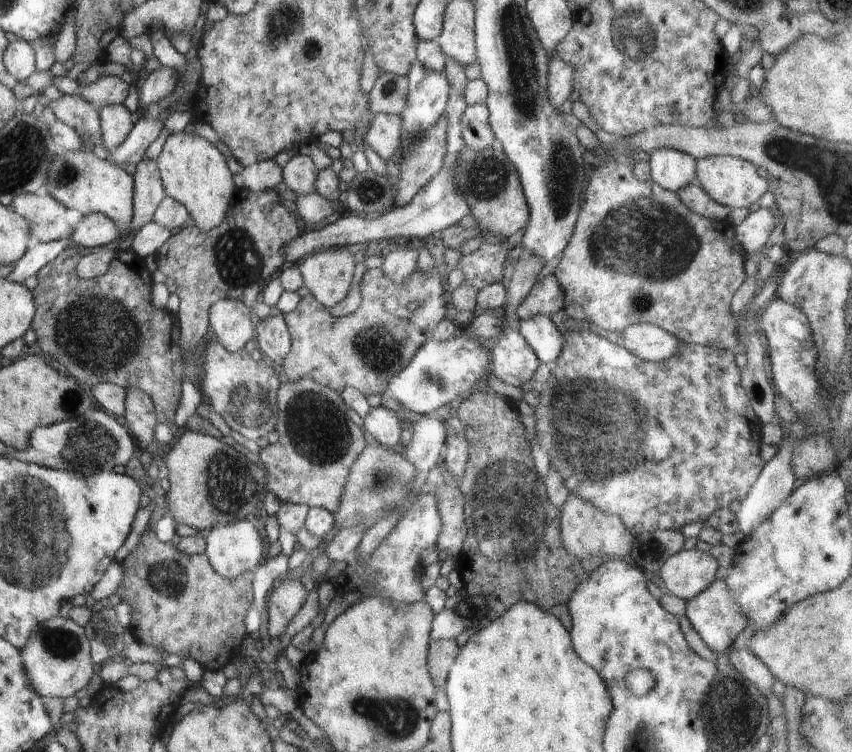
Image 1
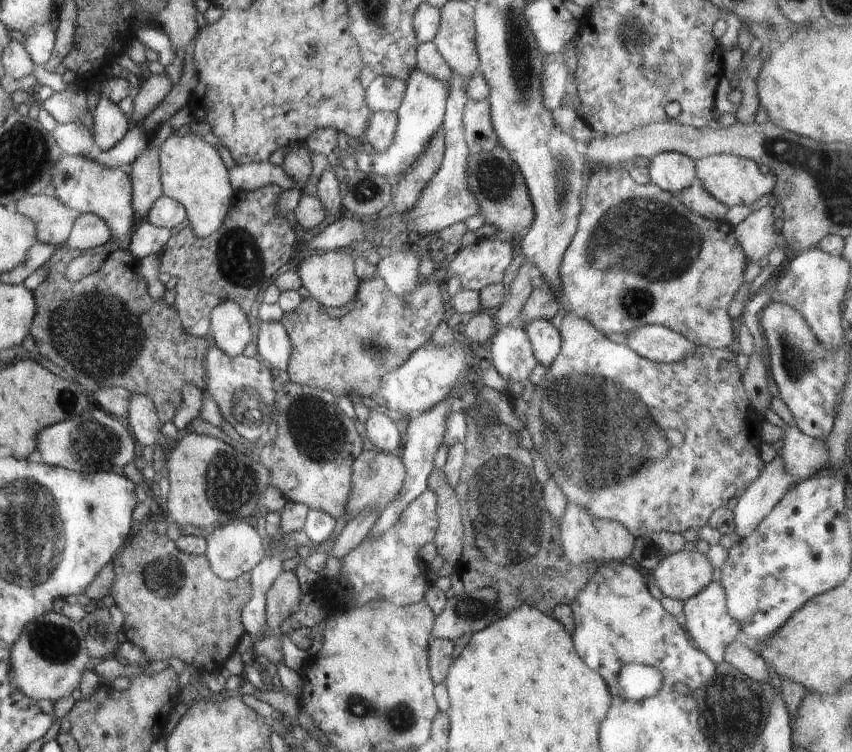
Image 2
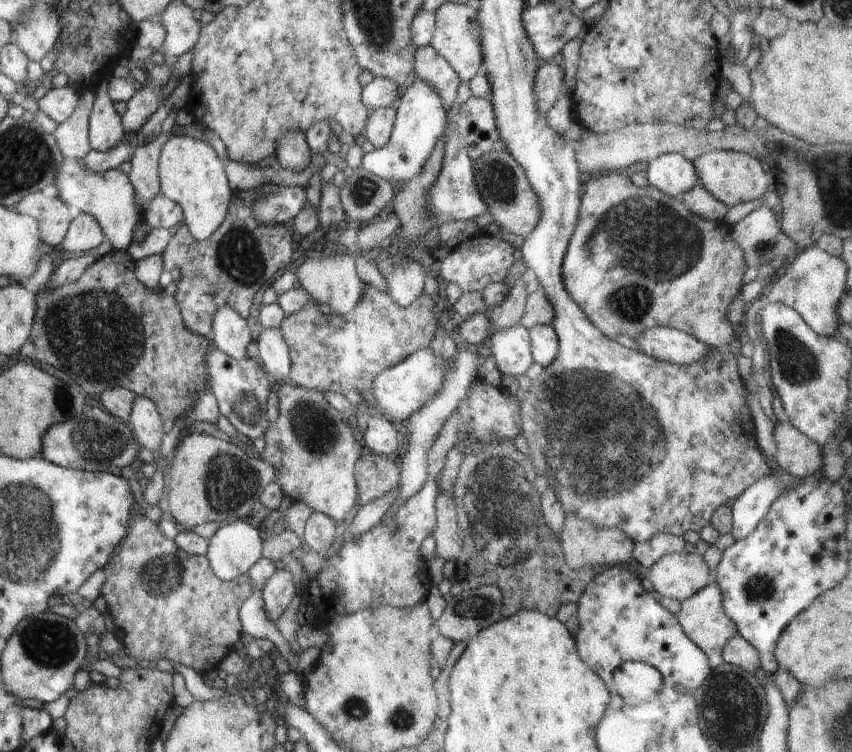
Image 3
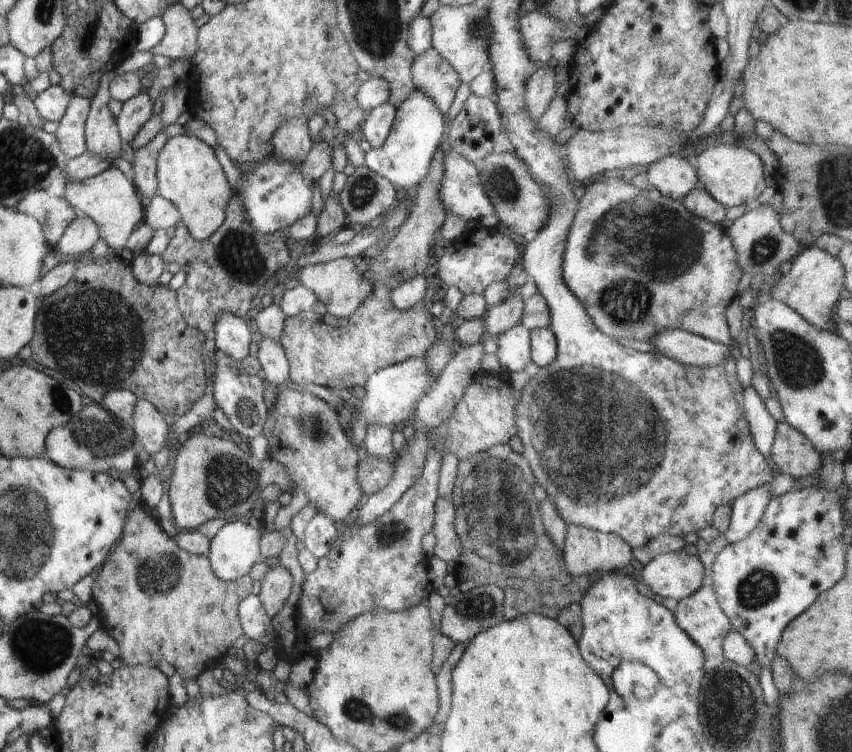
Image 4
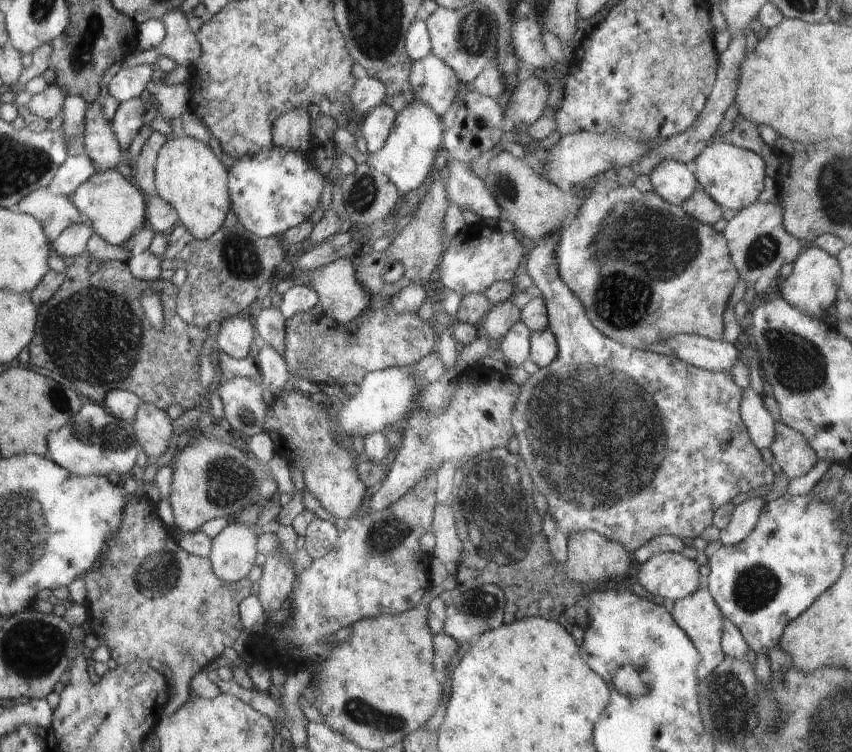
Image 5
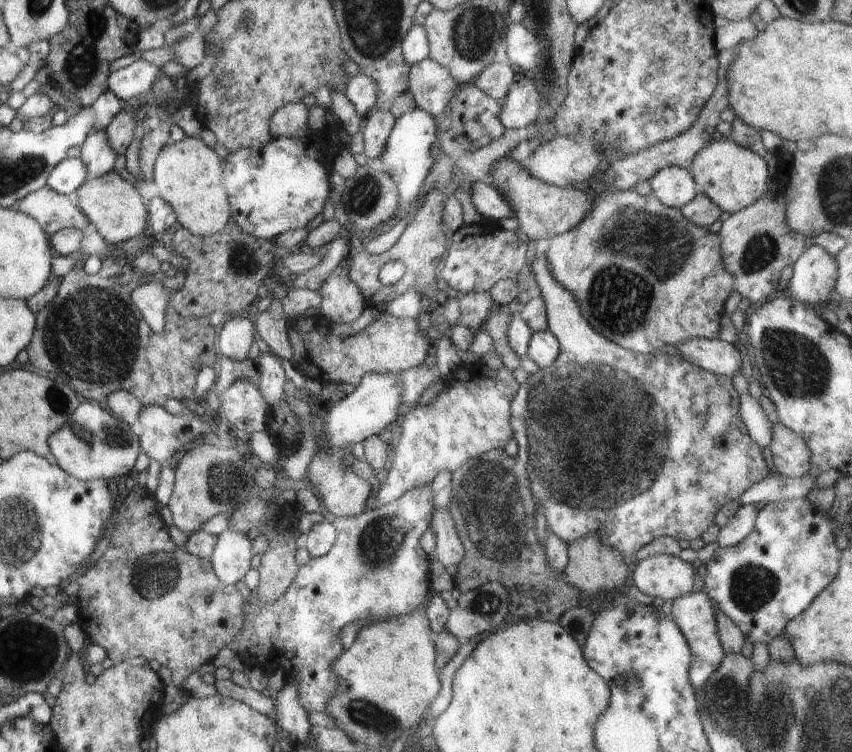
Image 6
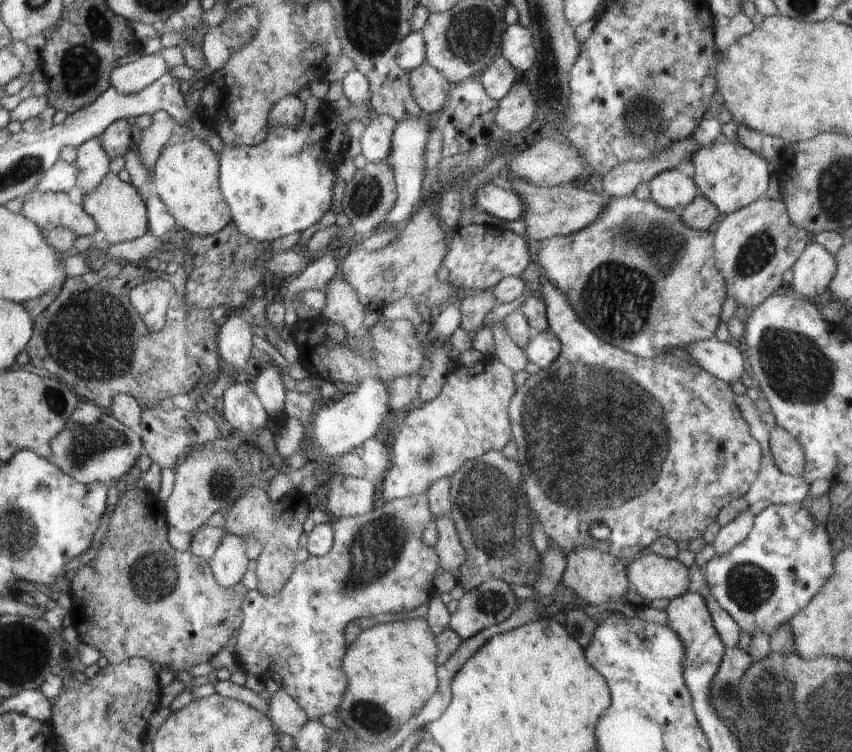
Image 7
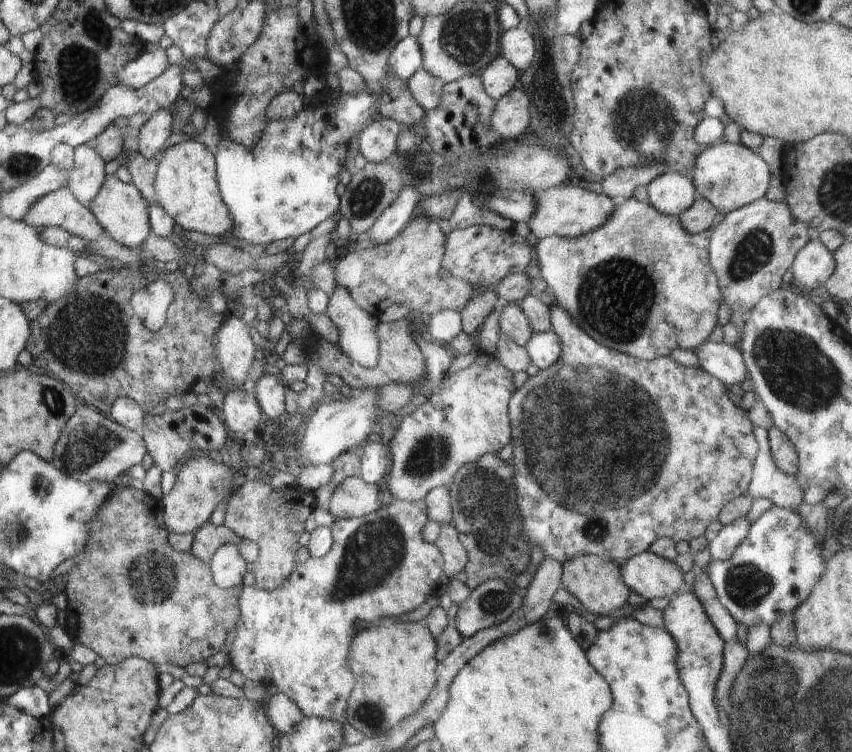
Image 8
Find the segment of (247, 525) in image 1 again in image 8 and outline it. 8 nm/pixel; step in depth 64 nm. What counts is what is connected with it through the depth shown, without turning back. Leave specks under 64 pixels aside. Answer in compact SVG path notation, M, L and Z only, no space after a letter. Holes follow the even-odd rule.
M238 543L222 544L208 563L216 586L228 589L243 584L247 562L238 550Z

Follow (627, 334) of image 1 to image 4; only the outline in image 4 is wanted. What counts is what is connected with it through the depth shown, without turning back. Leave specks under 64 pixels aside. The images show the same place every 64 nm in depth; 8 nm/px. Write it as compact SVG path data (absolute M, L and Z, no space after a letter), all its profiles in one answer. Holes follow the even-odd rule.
M680 329L664 330L648 342L658 348L658 355L672 358L686 366L710 368L734 352L734 348L729 345L718 344Z

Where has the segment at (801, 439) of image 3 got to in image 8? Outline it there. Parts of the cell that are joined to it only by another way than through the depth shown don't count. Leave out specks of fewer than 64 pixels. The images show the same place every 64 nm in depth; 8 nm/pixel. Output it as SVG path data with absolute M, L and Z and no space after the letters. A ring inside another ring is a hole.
M775 426L767 431L768 442L774 464L782 472L795 476L798 472L798 452L792 440Z

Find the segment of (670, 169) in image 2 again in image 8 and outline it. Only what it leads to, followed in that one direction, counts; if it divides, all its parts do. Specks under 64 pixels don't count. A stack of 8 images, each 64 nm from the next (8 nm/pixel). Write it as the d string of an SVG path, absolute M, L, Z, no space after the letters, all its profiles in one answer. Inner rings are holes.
M666 170L647 186L647 202L658 212L679 217L698 196L693 181L680 172Z

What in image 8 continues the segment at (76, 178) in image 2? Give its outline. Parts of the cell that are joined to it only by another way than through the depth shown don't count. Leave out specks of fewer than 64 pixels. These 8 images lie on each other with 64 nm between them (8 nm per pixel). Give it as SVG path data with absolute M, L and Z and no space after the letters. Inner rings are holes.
M106 175L100 192L87 205L88 210L98 220L98 224L104 228L104 232L112 240L122 244L122 246L126 246L126 248L140 248L142 242L148 238L148 234L151 231L148 208L146 208L146 202L142 200L143 195L138 194L138 191L134 188L132 182L120 181L116 175Z

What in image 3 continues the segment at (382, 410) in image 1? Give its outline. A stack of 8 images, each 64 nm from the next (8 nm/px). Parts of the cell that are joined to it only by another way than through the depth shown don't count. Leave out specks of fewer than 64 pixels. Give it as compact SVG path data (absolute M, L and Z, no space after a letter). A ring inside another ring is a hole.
M374 413L367 422L367 428L361 437L365 450L384 456L392 454L398 447L396 440L398 432L392 425L392 421L380 413Z

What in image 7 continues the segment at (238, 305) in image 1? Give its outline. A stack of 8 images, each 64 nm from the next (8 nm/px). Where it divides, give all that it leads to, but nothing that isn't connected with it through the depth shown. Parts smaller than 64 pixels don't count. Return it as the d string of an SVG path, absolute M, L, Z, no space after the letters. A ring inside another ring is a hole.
M230 316L222 321L217 331L217 347L219 358L232 366L242 379L241 373L250 358L252 350L252 335L256 330L255 325L248 324L240 316Z

